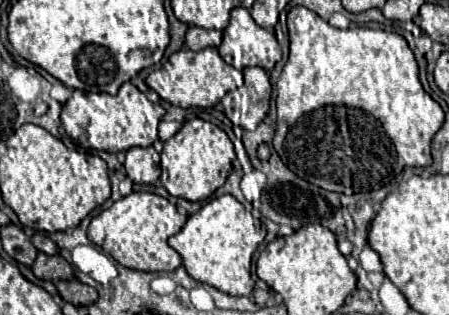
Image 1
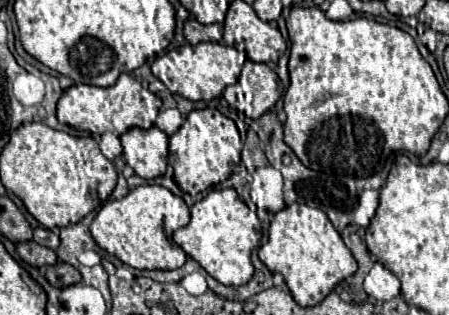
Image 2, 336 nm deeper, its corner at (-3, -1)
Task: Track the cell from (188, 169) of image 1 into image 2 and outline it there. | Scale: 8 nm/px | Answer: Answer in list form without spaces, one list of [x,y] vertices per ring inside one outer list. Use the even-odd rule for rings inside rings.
[[[210,107],[194,109],[186,117],[184,125],[170,137],[170,165],[174,167],[174,181],[178,183],[178,187],[184,193],[198,195],[198,193],[226,181],[236,171],[236,167],[240,165],[240,151],[242,151],[242,141],[240,141],[238,127],[232,119],[224,117],[218,109],[210,109]]]

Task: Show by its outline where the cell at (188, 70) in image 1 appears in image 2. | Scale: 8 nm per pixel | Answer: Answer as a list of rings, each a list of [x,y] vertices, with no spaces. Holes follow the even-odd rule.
[[[206,41],[198,45],[182,45],[178,49],[166,51],[152,63],[152,73],[158,77],[170,93],[182,95],[190,101],[210,101],[222,95],[224,87],[232,85],[238,81],[242,67],[247,60],[246,53],[216,43],[216,41]]]

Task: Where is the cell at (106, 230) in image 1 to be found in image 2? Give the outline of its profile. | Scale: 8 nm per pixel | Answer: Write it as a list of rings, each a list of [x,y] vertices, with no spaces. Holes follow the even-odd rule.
[[[140,185],[122,199],[106,201],[94,217],[90,231],[94,241],[136,269],[178,269],[186,261],[186,253],[172,239],[172,231],[190,221],[190,209],[182,197],[176,197],[162,185]]]

